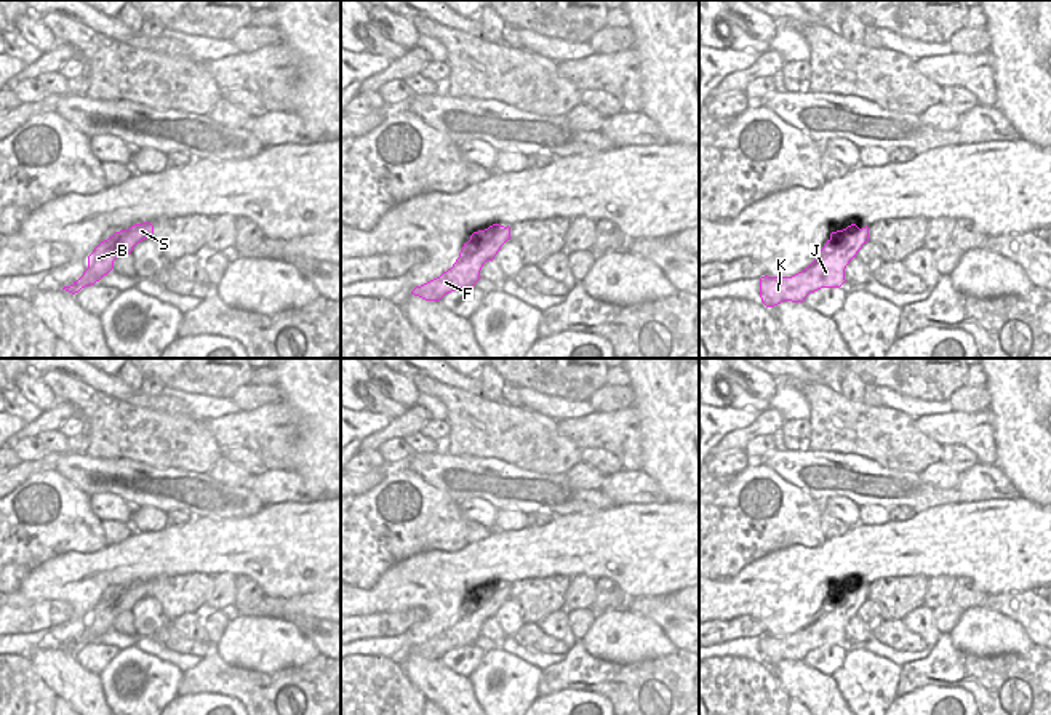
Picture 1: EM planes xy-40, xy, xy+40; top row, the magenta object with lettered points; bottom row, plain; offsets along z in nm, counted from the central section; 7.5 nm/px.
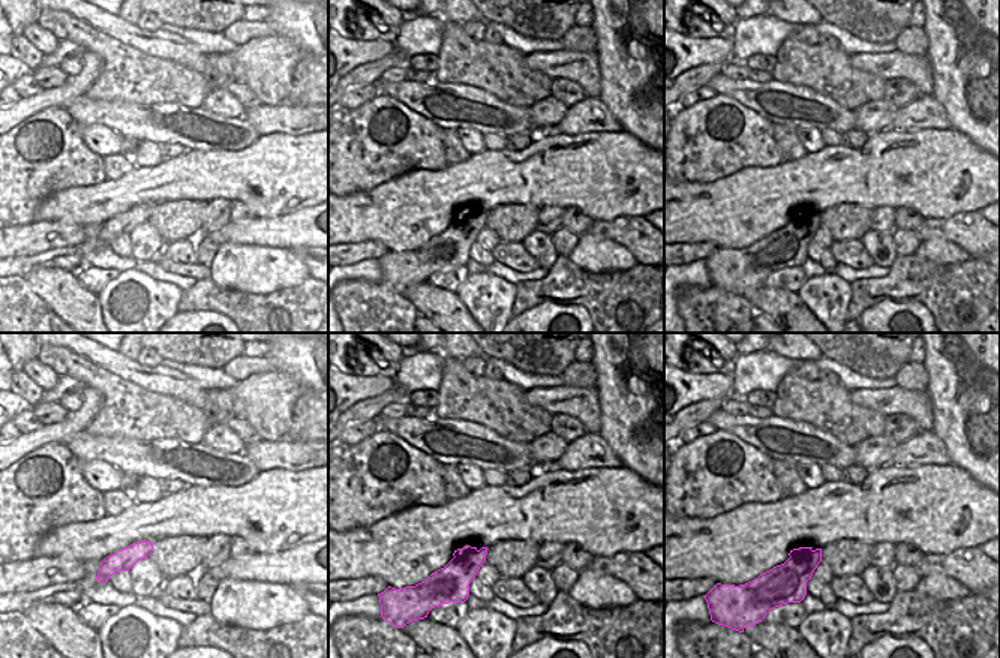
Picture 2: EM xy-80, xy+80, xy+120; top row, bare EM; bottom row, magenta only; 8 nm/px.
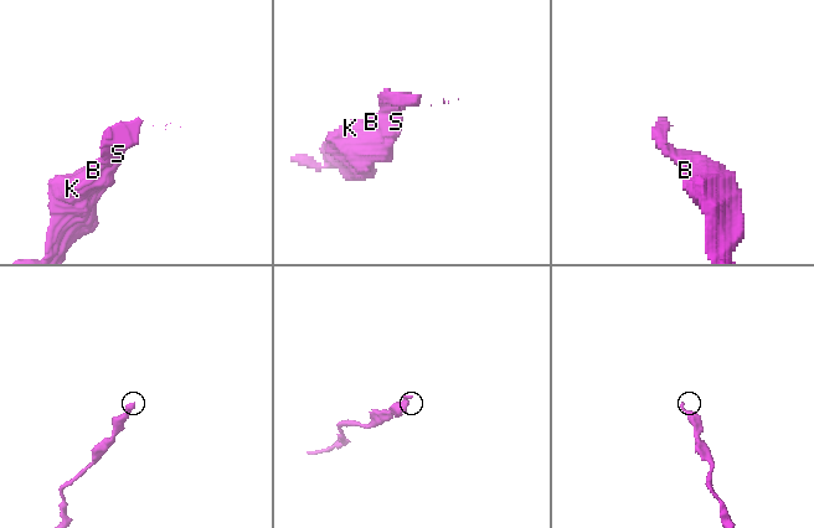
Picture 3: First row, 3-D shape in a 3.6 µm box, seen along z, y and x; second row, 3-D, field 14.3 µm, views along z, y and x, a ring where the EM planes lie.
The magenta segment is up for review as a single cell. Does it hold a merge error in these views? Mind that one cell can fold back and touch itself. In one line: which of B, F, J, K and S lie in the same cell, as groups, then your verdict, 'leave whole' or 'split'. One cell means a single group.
B F J K S; leave whole

